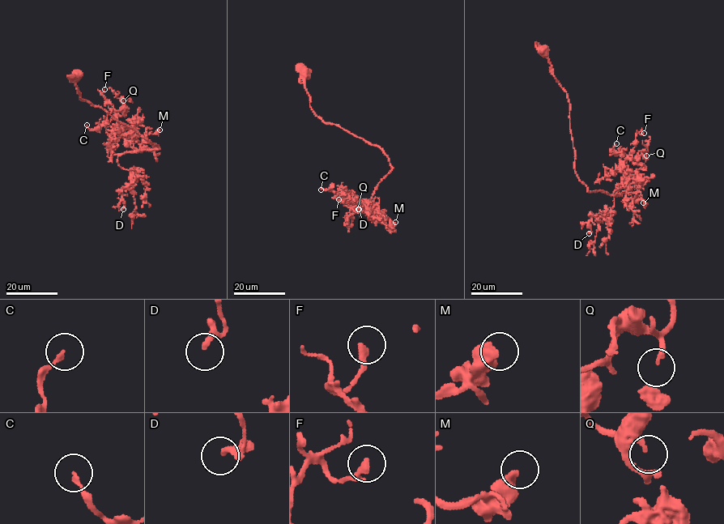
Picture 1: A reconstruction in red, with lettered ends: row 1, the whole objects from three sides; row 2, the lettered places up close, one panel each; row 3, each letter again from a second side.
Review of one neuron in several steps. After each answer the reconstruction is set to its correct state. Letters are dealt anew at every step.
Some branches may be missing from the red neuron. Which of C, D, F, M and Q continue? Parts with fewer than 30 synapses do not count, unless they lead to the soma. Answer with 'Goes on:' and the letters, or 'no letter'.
Goes on: no letter

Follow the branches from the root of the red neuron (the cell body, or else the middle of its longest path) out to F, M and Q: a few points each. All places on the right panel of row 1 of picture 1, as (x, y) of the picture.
F: (589, 191), (615, 195), (626, 185), (632, 172), (644, 167), (630, 155), (636, 146), (636, 136), (644, 133)
M: (589, 191), (599, 190), (614, 195), (618, 185), (623, 182), (628, 189), (626, 201), (640, 196), (643, 202)
Q: (589, 191), (615, 194), (626, 185), (632, 172), (644, 167), (629, 153), (632, 159), (643, 151), (646, 155)

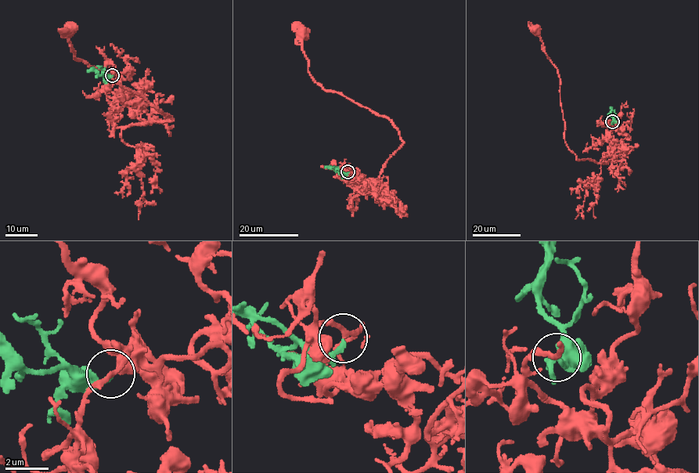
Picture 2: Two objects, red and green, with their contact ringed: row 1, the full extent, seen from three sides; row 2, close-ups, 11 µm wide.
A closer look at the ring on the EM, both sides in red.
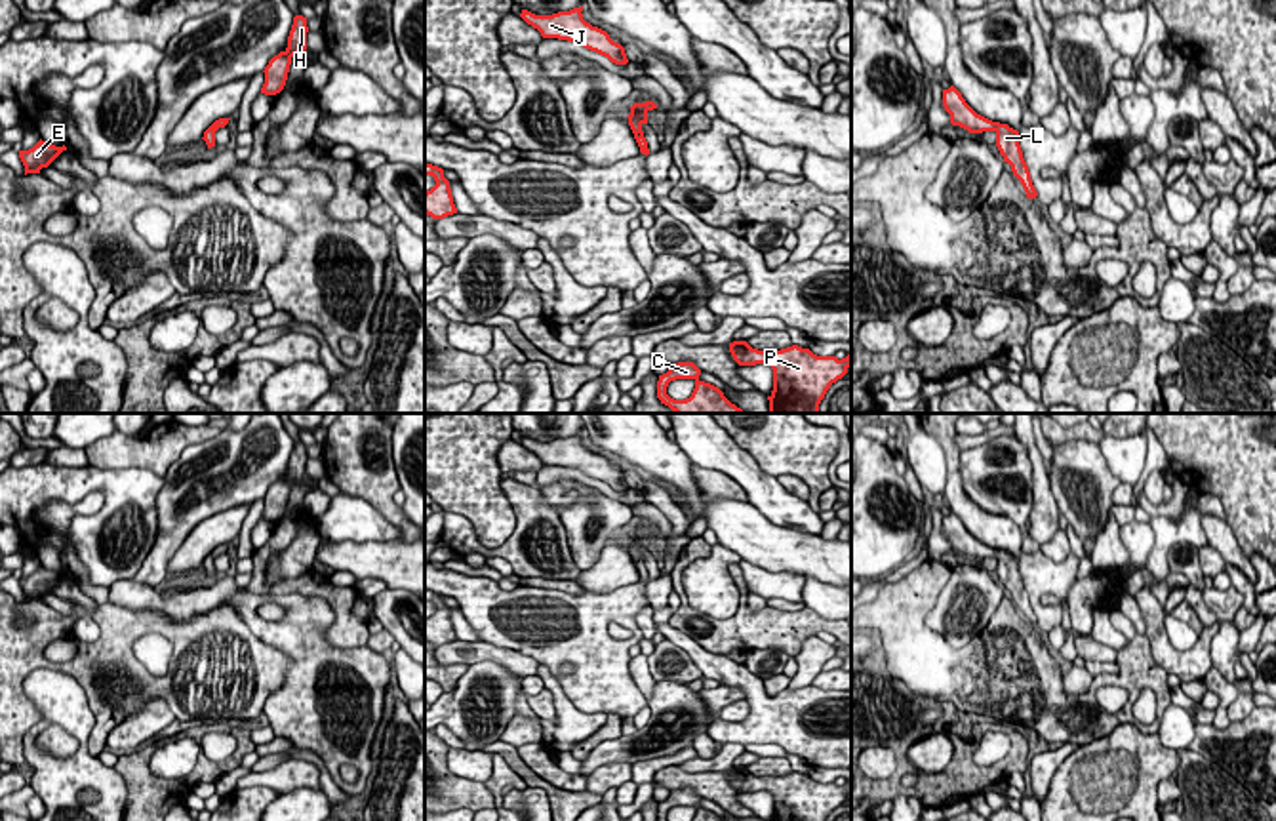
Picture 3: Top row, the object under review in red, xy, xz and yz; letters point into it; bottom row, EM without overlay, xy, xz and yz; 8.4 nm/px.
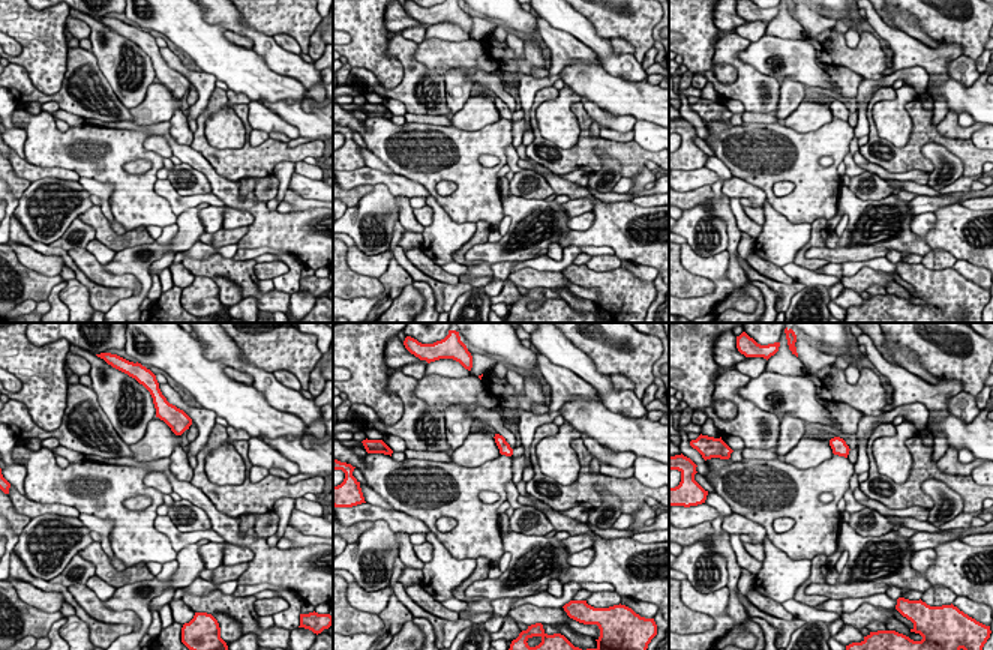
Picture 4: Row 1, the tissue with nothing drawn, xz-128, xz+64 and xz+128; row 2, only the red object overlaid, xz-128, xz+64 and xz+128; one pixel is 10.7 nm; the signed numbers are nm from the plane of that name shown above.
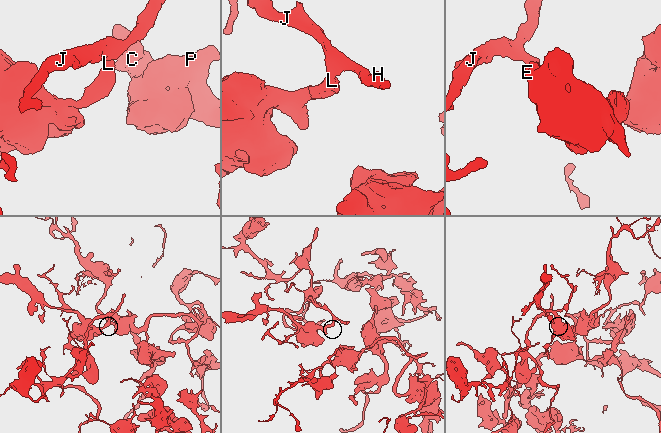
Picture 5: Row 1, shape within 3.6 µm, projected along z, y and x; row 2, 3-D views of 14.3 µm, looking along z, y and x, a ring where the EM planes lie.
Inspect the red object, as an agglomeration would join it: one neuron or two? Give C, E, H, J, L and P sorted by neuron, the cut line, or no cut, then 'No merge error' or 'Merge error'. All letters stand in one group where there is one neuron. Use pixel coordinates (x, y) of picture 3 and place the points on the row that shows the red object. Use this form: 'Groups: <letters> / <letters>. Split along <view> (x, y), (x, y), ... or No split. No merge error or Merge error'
Groups: C E H J L P. No split. No merge error

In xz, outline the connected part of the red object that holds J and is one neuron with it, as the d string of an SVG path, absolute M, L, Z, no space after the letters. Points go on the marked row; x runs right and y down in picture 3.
M583 6L552 15L535 15L522 10L520 17L537 29L543 38L579 42L583 48L608 57L615 65L627 65L628 59L625 48L613 42L606 30L587 23L581 11Z

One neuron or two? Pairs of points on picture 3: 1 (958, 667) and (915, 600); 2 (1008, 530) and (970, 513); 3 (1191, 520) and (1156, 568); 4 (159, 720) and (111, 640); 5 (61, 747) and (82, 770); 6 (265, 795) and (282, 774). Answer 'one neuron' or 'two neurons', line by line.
1: one neuron
2: one neuron
3: one neuron
4: two neurons
5: two neurons
6: two neurons

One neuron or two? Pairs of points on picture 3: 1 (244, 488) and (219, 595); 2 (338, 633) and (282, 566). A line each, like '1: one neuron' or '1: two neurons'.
1: two neurons
2: two neurons

